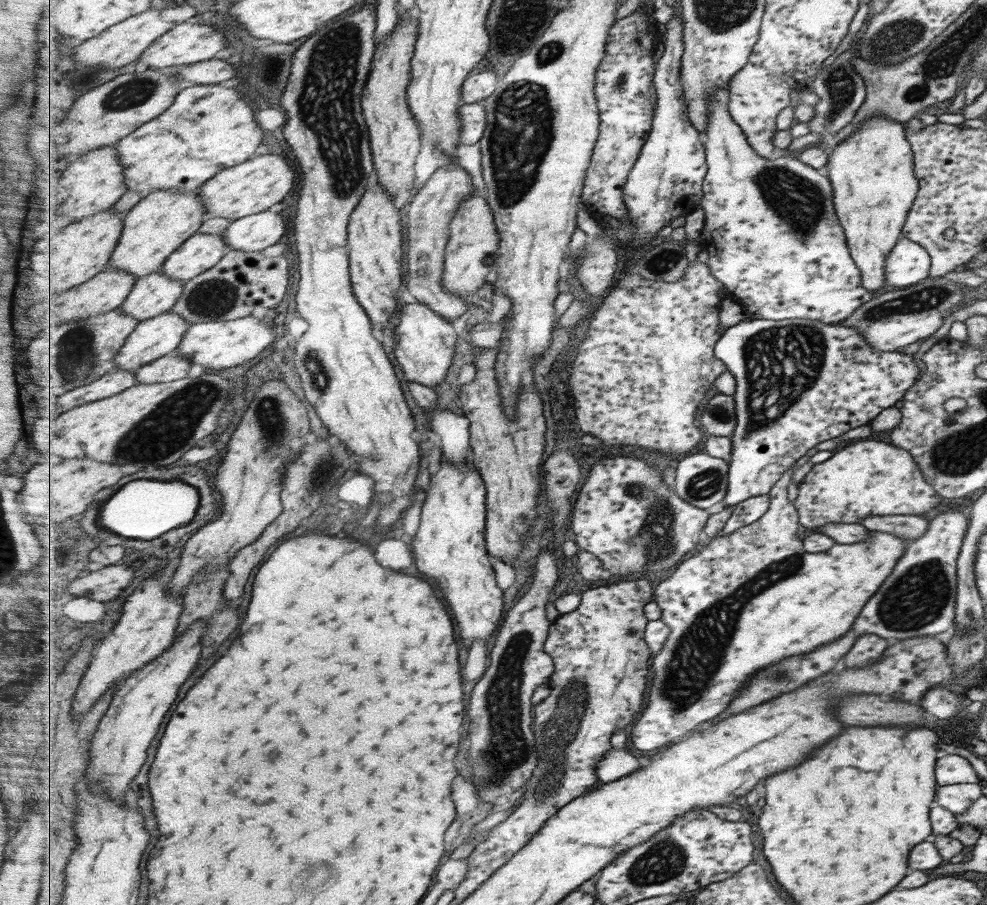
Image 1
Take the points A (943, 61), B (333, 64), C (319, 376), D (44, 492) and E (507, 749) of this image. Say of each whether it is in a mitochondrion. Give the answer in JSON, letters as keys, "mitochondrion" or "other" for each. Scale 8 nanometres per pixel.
{"A":"mitochondrion","B":"mitochondrion","C":"mitochondrion","D":"other","E":"mitochondrion"}

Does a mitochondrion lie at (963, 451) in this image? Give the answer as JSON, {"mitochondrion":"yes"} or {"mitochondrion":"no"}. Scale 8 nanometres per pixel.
{"mitochondrion":"yes"}

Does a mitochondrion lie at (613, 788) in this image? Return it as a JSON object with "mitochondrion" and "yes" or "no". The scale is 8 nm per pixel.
{"mitochondrion":"no"}

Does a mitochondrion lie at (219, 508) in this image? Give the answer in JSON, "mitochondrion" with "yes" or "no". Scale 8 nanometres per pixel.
{"mitochondrion":"no"}

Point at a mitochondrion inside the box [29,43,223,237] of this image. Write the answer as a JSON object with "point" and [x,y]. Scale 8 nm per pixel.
{"point":[129,93]}

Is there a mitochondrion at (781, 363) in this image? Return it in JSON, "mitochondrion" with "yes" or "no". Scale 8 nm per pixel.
{"mitochondrion":"yes"}

